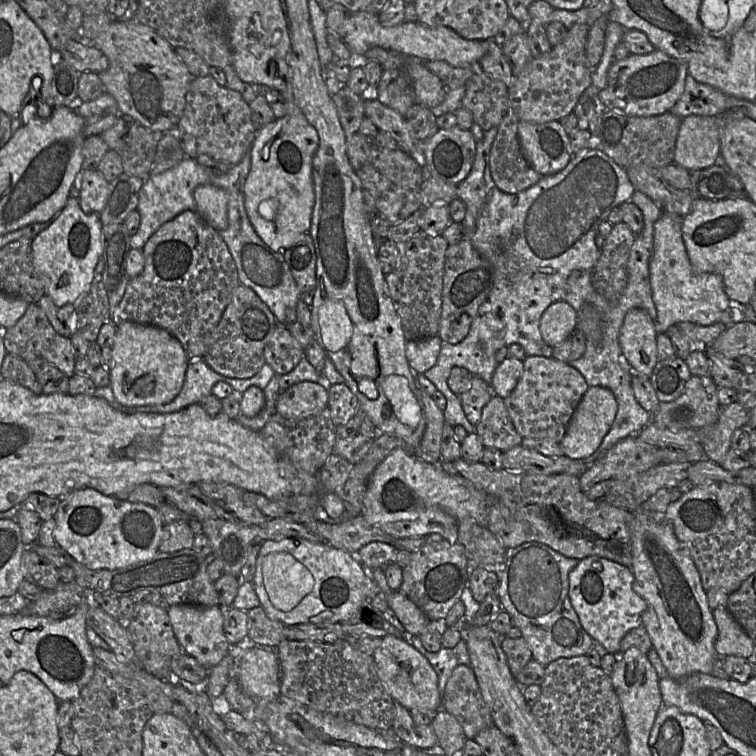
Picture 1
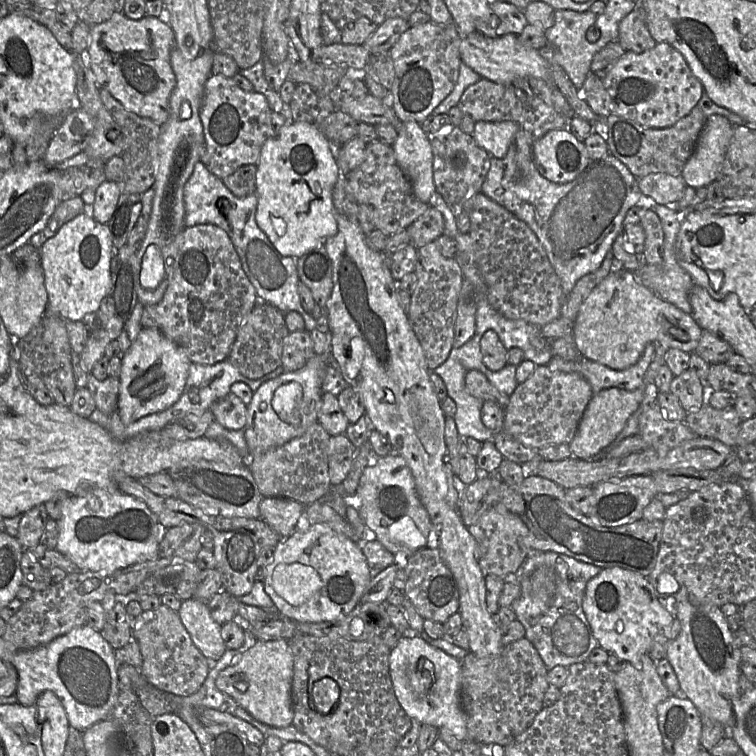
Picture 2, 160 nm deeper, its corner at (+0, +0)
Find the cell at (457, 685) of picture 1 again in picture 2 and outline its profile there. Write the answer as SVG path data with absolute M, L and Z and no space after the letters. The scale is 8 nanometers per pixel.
M525 637L503 648L501 654L493 658L478 658L468 653L461 661L461 705L467 717L467 730L472 741L481 745L506 746L526 731L537 714L544 708L543 699L550 684L548 670L539 653Z

